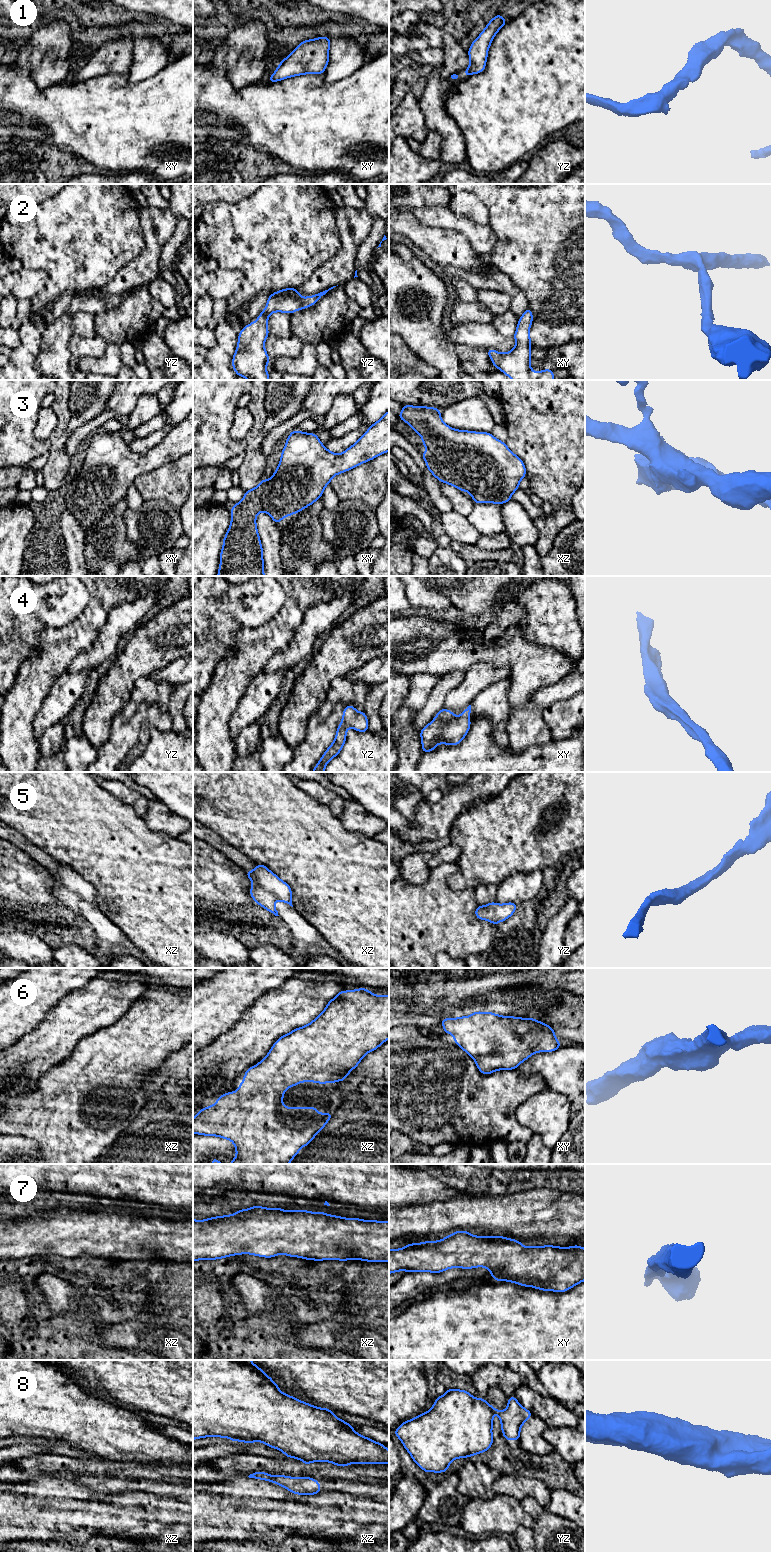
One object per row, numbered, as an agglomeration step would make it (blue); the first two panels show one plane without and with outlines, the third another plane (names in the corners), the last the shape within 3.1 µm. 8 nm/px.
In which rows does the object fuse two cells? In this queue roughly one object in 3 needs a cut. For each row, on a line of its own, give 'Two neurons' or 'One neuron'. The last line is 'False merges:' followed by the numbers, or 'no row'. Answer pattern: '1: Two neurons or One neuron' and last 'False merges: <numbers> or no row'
1: One neuron
2: One neuron
3: Two neurons
4: One neuron
5: One neuron
6: One neuron
7: One neuron
8: Two neurons
False merges: 3, 8

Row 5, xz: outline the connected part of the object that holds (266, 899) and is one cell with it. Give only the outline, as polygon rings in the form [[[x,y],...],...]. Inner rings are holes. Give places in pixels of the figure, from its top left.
[[[258,864],[254,870],[245,873],[252,880],[250,895],[258,905],[275,916],[279,916],[275,908],[277,900],[293,907],[290,886],[271,872],[265,865]]]

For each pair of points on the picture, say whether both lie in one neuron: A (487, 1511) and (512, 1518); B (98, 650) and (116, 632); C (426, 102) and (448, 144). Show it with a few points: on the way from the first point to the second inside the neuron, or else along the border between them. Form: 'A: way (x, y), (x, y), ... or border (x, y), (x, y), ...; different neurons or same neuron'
A: way (493, 1514), (506, 1514); same neuron
B: way (102, 646), (112, 636); same neuron
C: way (434, 112), (436, 117), (448, 129), (448, 134); same neuron

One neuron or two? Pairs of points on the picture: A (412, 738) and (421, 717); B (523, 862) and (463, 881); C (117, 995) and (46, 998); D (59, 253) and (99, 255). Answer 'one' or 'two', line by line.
A: two
B: one
C: two
D: one

